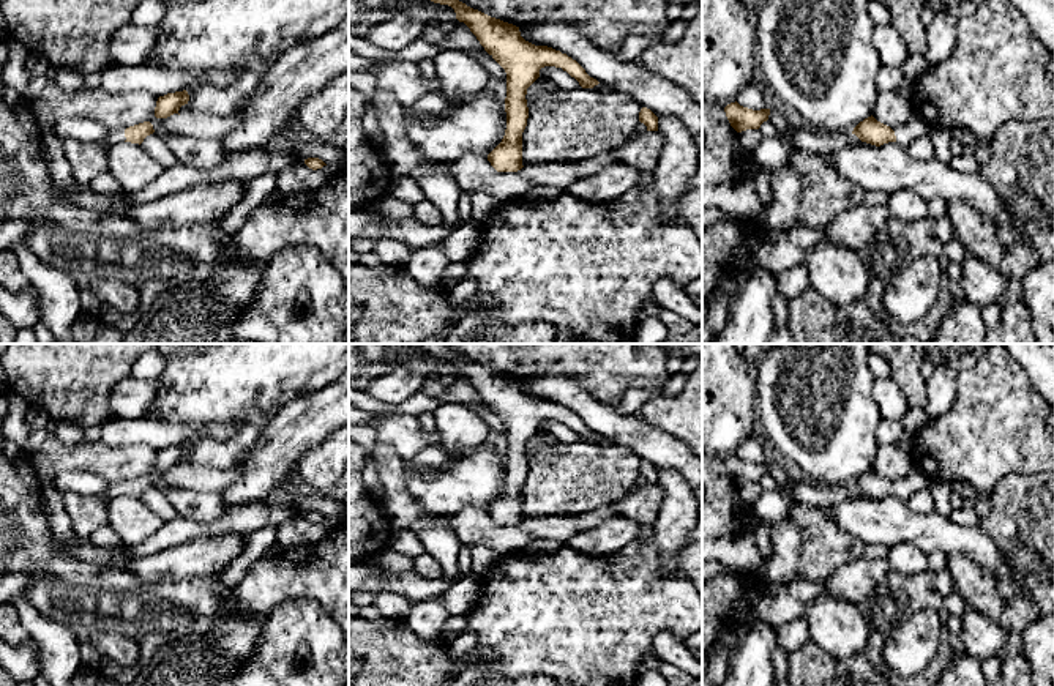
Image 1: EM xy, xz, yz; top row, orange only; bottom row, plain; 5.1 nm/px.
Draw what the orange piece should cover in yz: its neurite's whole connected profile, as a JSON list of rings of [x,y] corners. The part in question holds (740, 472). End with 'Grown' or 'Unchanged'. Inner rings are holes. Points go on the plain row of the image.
[[[737,454],[724,460],[731,479],[737,484],[759,483],[768,473],[770,462],[753,464],[740,459]]]. Unchanged

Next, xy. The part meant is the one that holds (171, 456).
[[[186,443],[159,449],[155,460],[155,470],[167,472],[174,467],[178,467],[180,460],[188,457],[188,454],[189,448]]]. Unchanged

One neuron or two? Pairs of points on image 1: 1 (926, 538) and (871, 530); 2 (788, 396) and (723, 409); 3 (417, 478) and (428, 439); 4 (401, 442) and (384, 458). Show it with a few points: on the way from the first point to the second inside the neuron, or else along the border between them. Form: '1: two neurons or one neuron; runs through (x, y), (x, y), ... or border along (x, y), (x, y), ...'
1: one neuron; runs through (912, 530), (885, 530)
2: two neurons; border along (751, 368), (756, 409)
3: two neurons; border along (434, 445), (441, 447)
4: two neurons; border along (376, 442), (388, 447), (403, 462)

